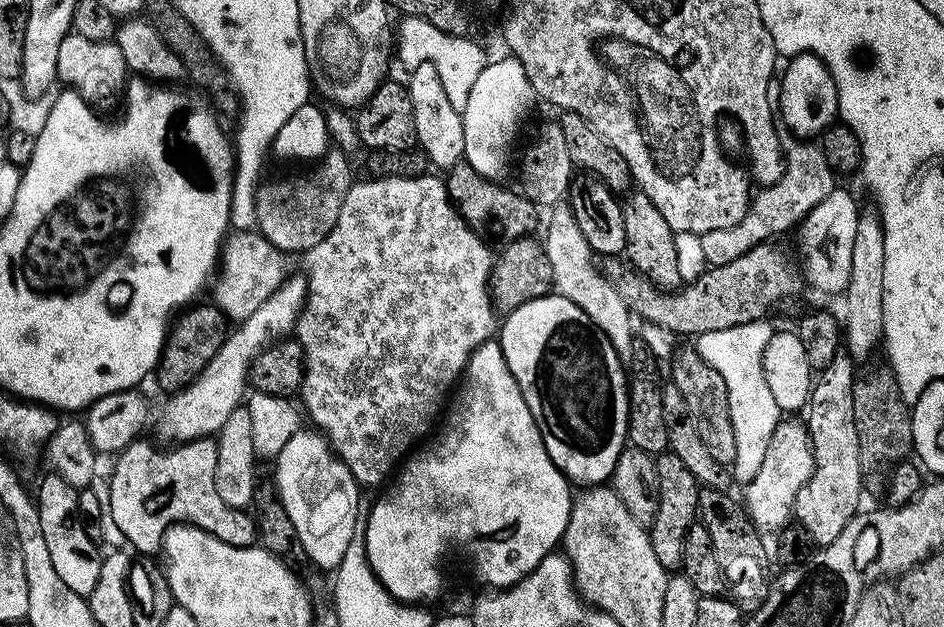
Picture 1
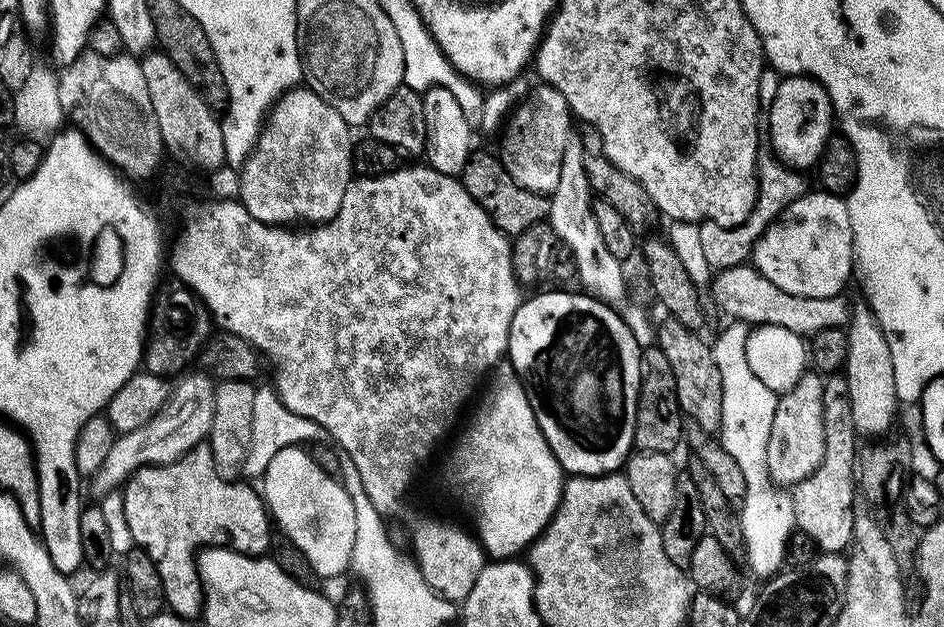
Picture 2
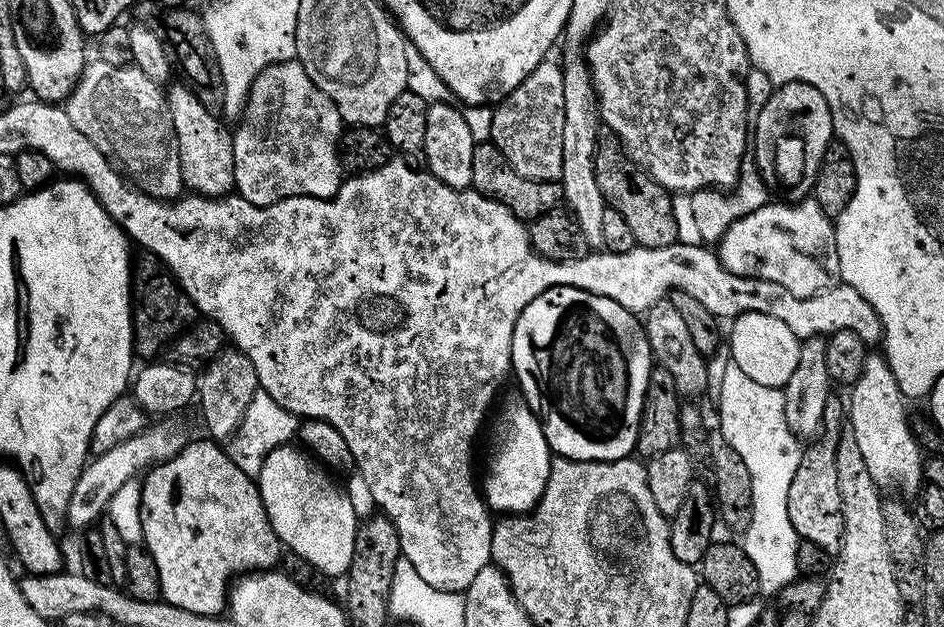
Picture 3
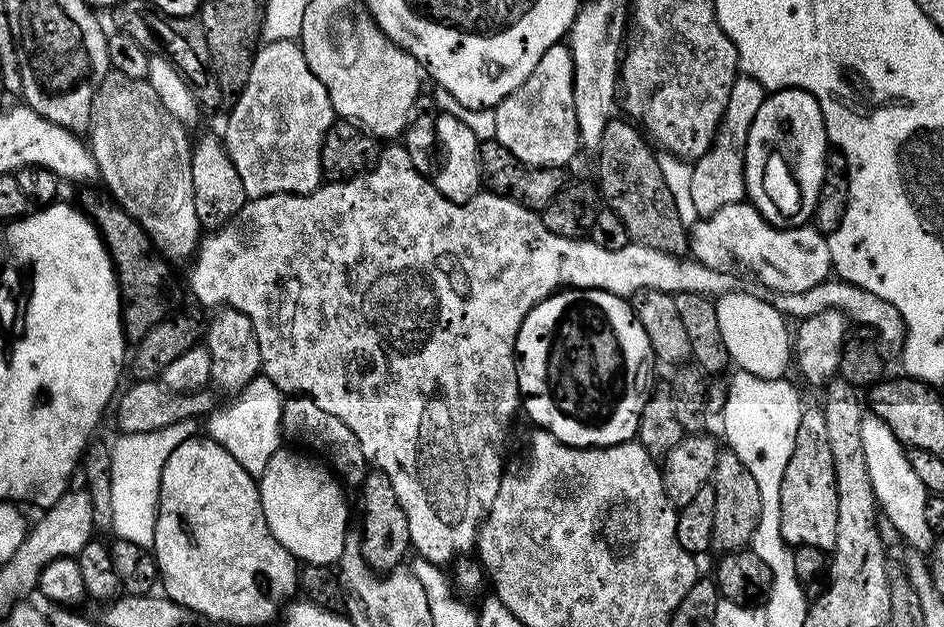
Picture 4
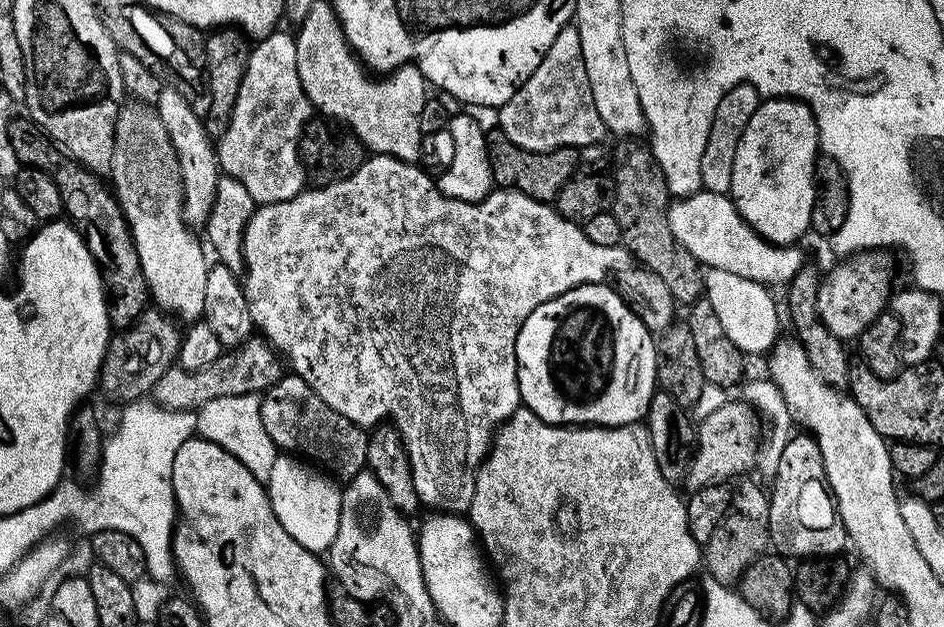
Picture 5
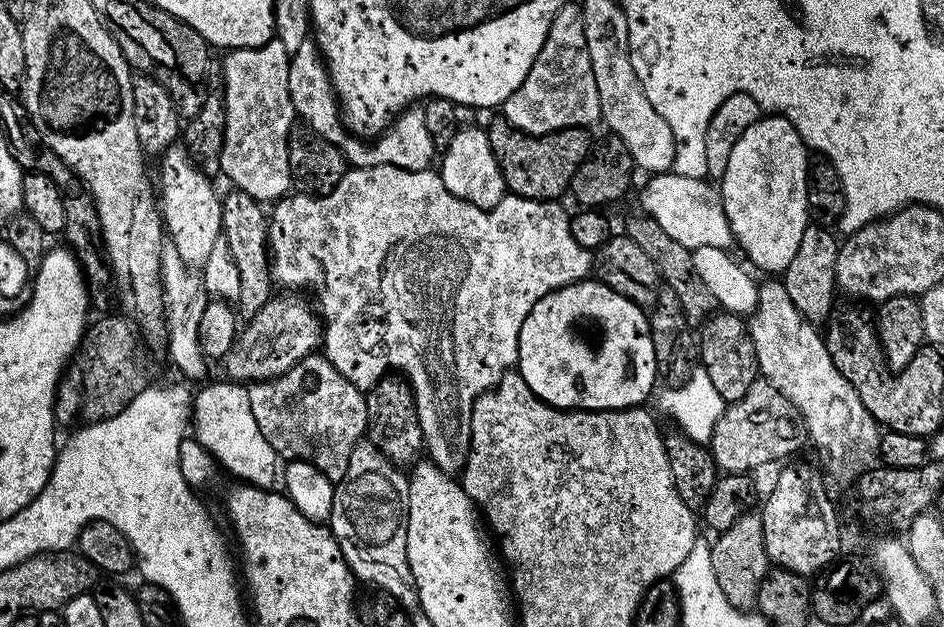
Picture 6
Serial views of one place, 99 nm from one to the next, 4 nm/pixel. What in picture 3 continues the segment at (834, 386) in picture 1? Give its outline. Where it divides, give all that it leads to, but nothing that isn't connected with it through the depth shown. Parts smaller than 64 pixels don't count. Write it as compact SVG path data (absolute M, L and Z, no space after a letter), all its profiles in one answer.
M836 394L829 395L826 410L822 410L821 429L811 441L812 444L803 449L798 470L794 470L794 482L790 482L790 498L788 513L790 526L794 526L801 540L814 542L814 546L822 546L830 554L840 550L844 523L842 522L842 494L838 494L838 469L836 457L840 434L846 424L846 404Z

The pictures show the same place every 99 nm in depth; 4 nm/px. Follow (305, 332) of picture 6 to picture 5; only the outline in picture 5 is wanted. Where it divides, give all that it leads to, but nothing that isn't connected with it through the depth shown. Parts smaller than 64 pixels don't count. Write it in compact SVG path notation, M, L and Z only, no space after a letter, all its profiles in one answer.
M251 336L239 346L215 359L202 370L188 372L173 366L153 388L153 399L165 408L195 411L207 401L222 396L262 394L284 375L284 364L276 350L260 336Z

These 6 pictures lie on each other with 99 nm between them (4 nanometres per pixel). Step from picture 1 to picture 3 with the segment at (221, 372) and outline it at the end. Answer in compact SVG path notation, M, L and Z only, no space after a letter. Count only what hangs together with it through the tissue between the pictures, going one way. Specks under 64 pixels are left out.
M160 418L137 436L131 436L126 442L118 442L118 446L93 455L85 464L82 474L78 474L78 482L74 482L74 494L70 494L67 527L87 529L103 512L105 515L114 494L122 490L127 480L137 477L140 470L142 472L178 455L189 442L188 428L180 418Z

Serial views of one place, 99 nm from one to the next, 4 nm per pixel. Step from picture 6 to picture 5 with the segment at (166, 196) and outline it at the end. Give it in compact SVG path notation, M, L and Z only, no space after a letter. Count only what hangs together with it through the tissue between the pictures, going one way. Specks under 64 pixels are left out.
M161 87L160 97L154 107L166 126L166 134L170 134L170 142L180 163L180 181L184 187L184 220L190 226L203 226L208 223L210 206L214 206L214 190L222 175L213 137L206 134L203 119L194 114L194 110L188 105L186 98L178 94L178 90Z

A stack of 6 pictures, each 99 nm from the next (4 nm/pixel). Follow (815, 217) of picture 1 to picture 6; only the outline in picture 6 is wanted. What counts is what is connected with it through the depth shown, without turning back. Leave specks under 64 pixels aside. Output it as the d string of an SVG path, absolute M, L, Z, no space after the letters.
M671 170L655 173L649 180L652 181L645 186L640 196L640 204L644 207L641 209L652 216L654 222L658 222L658 226L666 230L670 238L674 238L674 242L682 242L682 246L690 250L702 246L725 250L733 247L734 237L715 183L707 179L682 178Z

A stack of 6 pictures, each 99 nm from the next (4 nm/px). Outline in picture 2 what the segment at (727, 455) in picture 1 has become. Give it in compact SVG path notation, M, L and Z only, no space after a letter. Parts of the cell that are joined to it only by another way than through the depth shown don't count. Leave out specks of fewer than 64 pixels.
M664 318L660 328L658 324L655 329L654 344L666 354L674 372L676 400L680 404L681 413L688 420L698 422L702 430L716 434L722 422L722 374L718 374L718 362L714 362L709 341L704 341L700 335L699 331L682 326L682 322Z

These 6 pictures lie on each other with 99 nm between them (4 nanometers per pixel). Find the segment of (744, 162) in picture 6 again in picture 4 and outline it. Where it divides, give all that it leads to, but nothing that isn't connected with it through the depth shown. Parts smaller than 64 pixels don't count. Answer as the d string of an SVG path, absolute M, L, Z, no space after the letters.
M782 88L765 95L754 122L750 122L750 134L746 138L744 155L744 195L771 224L777 226L804 226L813 219L818 202L818 190L822 186L824 166L828 163L830 145L822 110L816 99L801 88Z

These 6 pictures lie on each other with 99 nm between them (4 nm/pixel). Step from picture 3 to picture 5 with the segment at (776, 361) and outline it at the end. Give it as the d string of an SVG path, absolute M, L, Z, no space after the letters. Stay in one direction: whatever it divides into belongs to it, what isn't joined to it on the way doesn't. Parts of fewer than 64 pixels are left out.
M708 268L704 273L704 291L734 346L738 346L745 354L767 354L772 351L781 335L780 316L776 313L776 300L765 285L750 278L738 278L738 274L730 274L730 270Z

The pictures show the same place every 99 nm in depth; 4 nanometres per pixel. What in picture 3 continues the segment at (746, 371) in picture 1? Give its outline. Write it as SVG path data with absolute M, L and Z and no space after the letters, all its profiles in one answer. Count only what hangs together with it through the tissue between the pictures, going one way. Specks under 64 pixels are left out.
M731 362L725 363L720 376L720 432L723 443L729 444L746 462L752 483L752 517L743 529L742 547L758 570L761 593L771 598L797 579L796 555L800 545L794 526L790 526L788 499L790 482L802 455L801 441L786 422L784 393L781 389L761 386Z

